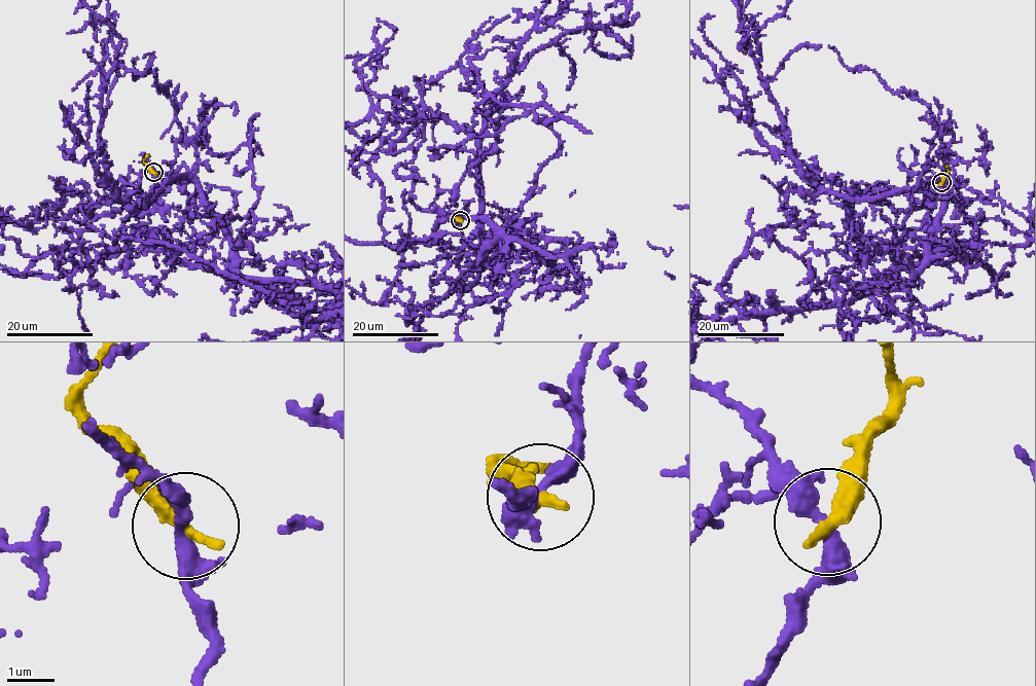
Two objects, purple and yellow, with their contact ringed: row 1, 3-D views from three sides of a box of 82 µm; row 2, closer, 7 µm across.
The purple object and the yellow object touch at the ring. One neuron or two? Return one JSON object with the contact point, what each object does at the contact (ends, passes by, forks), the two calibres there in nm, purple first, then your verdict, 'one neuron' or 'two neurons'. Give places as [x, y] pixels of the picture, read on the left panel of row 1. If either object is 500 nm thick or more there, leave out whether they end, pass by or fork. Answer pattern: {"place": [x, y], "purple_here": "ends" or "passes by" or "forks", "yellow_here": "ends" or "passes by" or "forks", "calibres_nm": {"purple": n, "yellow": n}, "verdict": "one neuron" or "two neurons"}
{"place": [153, 172], "purple_here": "forks", "yellow_here": "ends", "calibres_nm": {"purple": 280, "yellow": 380}, "verdict": "two neurons"}

